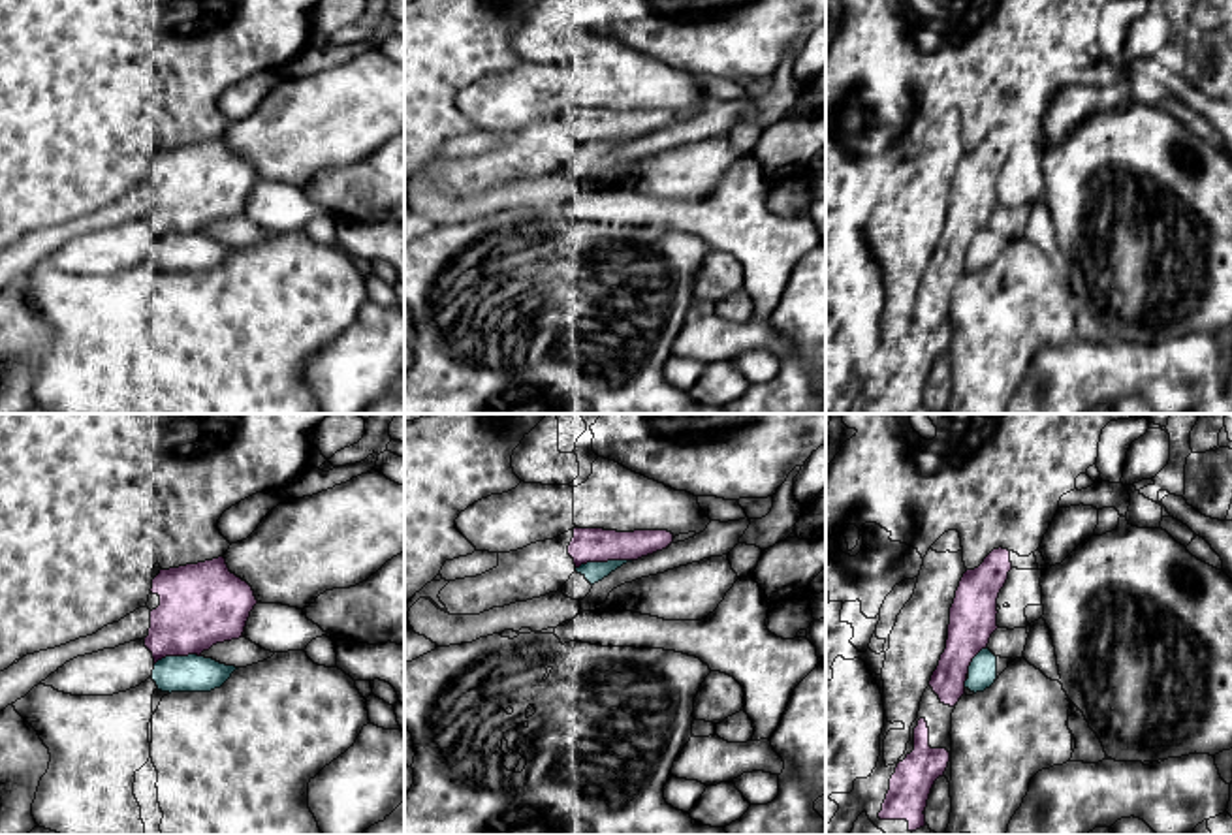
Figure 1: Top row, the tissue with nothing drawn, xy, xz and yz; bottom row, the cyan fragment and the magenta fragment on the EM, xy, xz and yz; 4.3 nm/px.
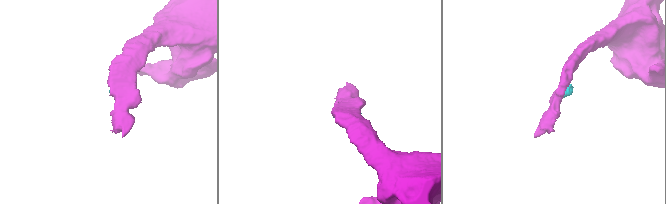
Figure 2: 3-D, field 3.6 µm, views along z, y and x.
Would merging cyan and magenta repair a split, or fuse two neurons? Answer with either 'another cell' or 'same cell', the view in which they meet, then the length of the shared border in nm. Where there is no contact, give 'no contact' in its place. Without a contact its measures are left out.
another cell | xz | 240 nm

